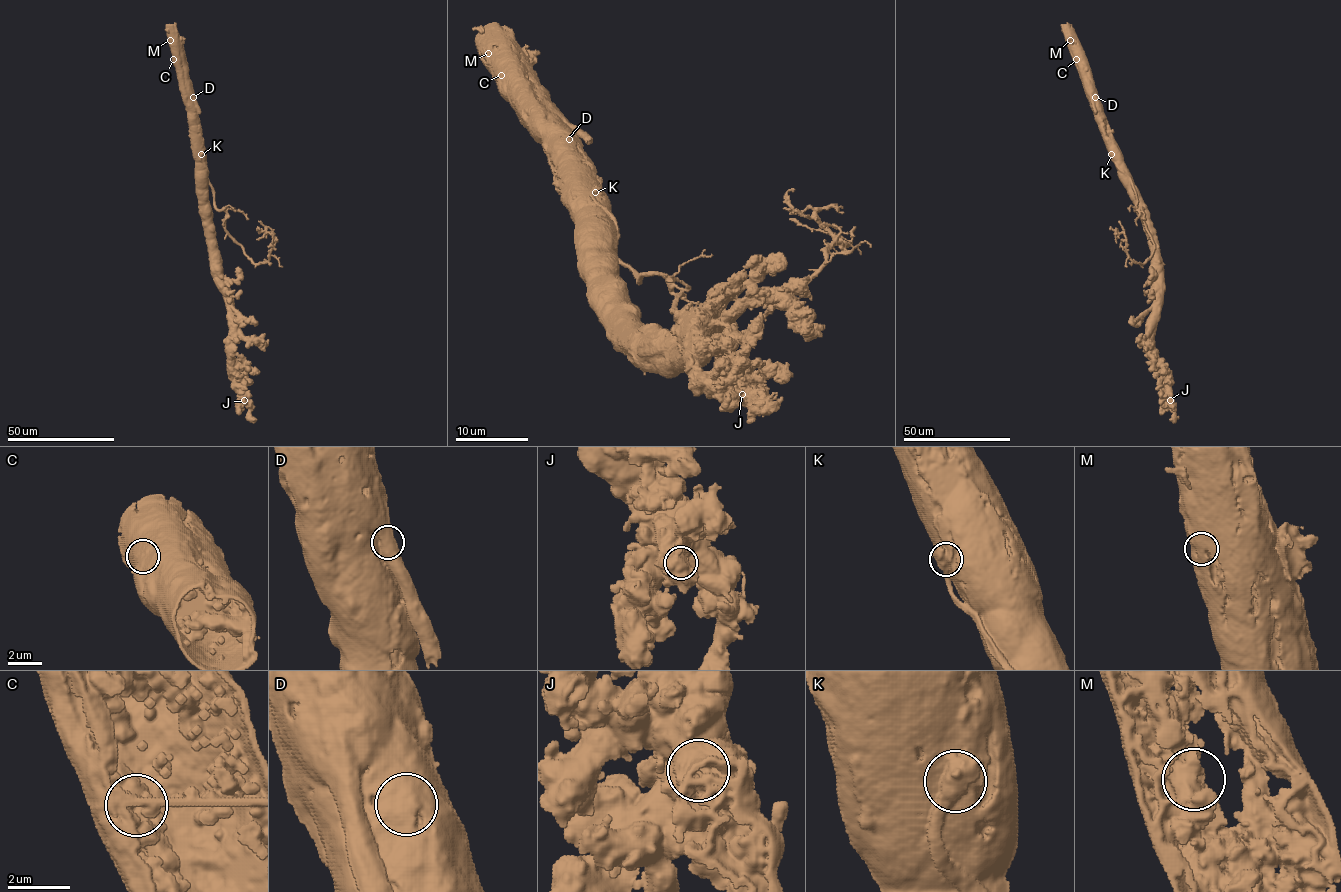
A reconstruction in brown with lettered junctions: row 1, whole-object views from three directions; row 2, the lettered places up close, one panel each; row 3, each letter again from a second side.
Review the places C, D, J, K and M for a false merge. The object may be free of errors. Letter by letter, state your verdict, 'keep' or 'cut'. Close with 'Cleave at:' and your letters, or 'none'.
C: keep
D: keep
J: keep
K: cut
M: keep
Cleave at: K

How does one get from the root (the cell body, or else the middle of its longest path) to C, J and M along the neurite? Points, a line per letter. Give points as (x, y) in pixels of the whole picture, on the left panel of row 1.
C: (198, 154), (194, 149), (191, 103), (173, 59)
J: (198, 154), (195, 154), (195, 166), (211, 239), (213, 272), (218, 286), (226, 296), (231, 376), (244, 400)
M: (198, 154), (194, 149), (193, 116), (184, 68), (170, 40)

